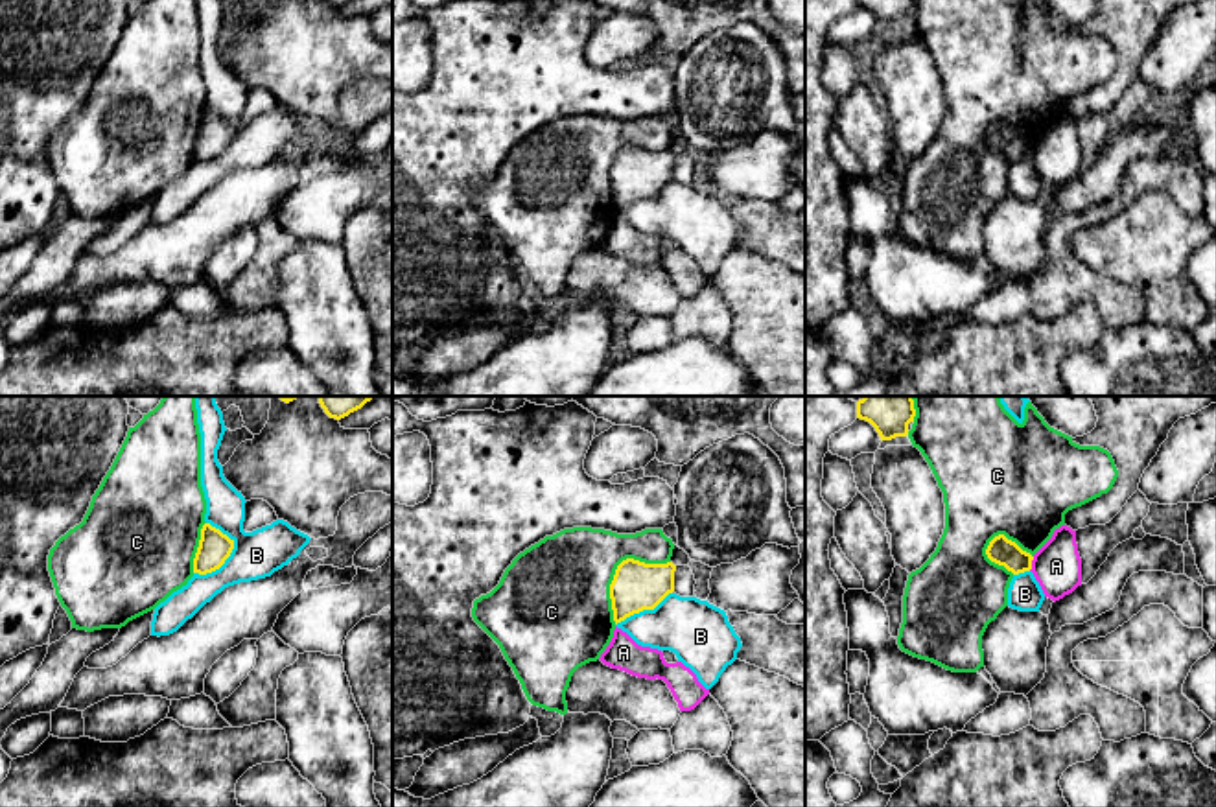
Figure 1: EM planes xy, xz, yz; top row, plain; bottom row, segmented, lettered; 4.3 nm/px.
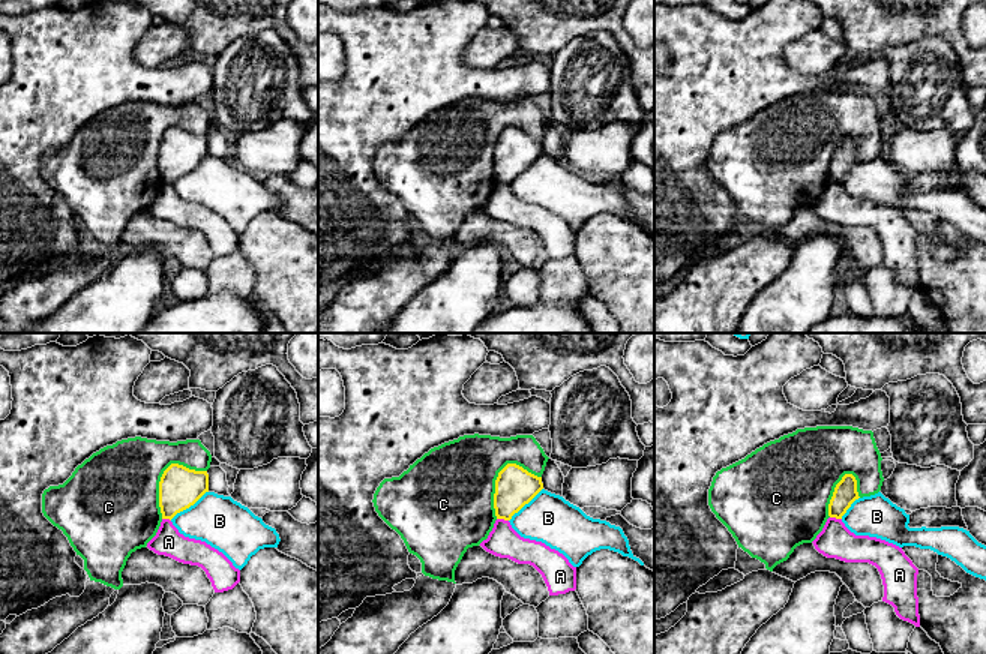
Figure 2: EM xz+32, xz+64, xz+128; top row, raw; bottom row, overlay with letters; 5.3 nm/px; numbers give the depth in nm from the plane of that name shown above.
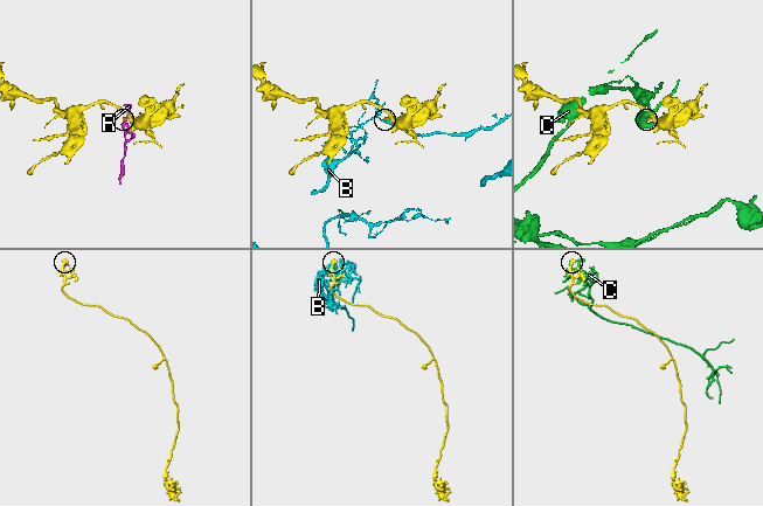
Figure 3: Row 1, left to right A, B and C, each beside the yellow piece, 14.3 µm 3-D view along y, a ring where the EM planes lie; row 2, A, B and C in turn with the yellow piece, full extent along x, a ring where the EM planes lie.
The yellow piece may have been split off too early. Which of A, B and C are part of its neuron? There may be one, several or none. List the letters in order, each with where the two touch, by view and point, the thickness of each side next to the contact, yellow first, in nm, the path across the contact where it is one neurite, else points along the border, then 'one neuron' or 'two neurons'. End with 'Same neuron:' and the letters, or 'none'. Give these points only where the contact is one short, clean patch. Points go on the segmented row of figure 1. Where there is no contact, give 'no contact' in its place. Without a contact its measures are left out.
A: yz (1030, 564) | 120/220 nm | two neurons
B: xy (229, 555) | 140/200 nm | two neurons
C: xz (616, 570) | 220/420 nm | two neurons
Same neuron: none

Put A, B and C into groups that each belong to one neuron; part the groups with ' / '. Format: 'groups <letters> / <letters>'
groups A / B / C

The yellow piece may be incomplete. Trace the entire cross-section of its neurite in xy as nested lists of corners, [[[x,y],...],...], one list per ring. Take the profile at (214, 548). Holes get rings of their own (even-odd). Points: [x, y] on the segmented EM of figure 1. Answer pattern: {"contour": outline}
{"contour": [[[205,523],[201,529],[199,547],[193,558],[193,573],[206,575],[219,569],[234,549],[234,540],[219,529]]]}

